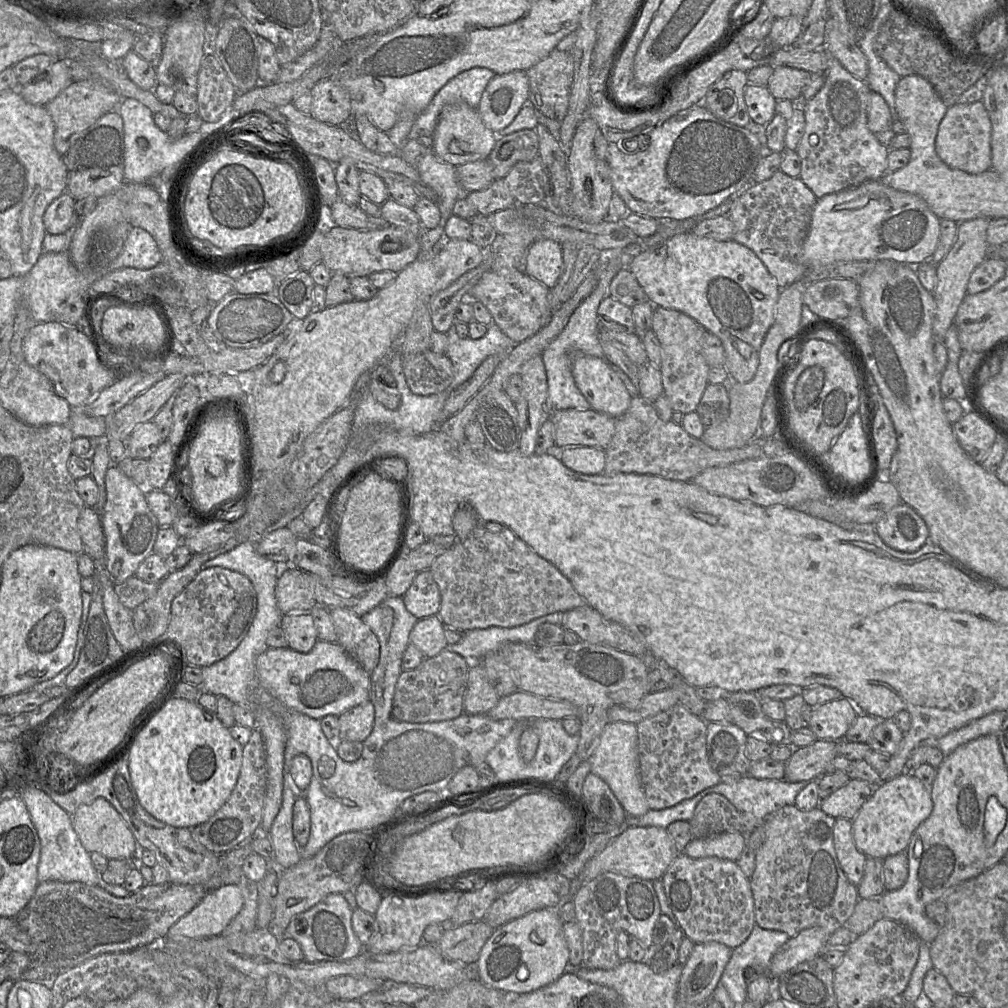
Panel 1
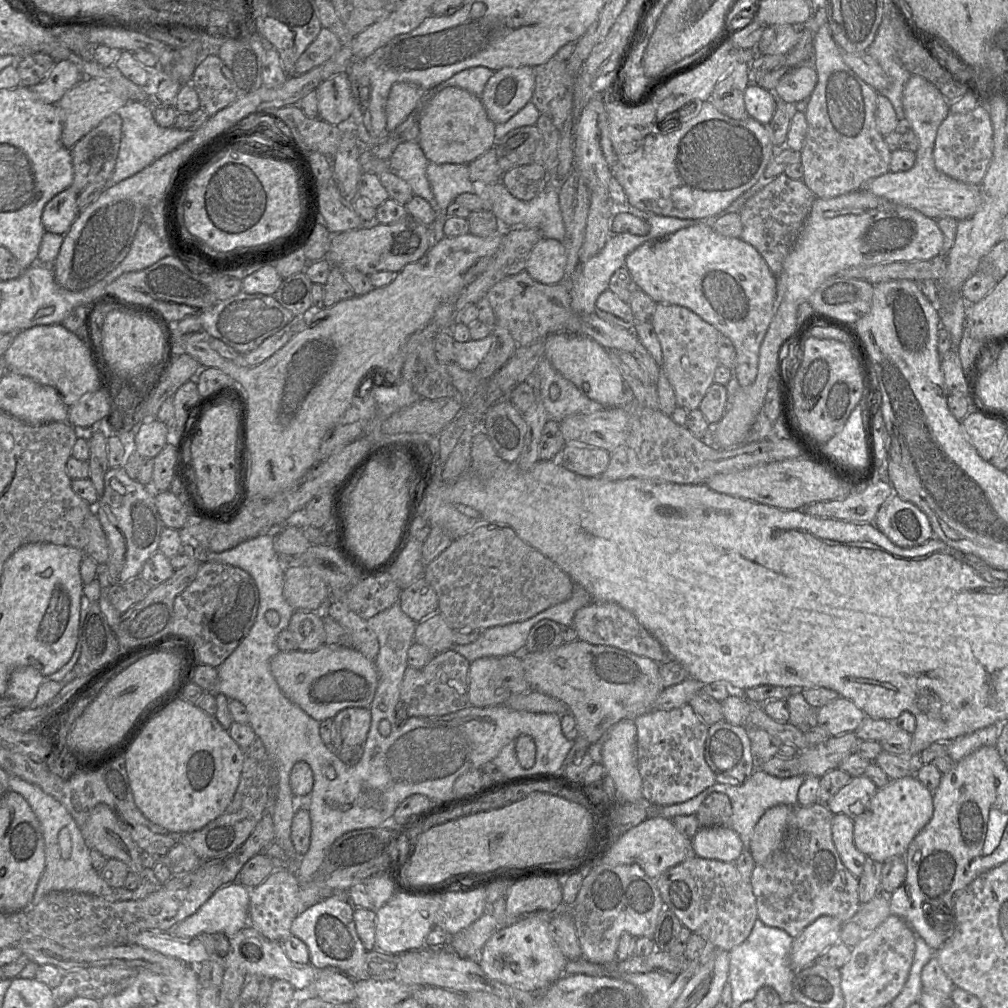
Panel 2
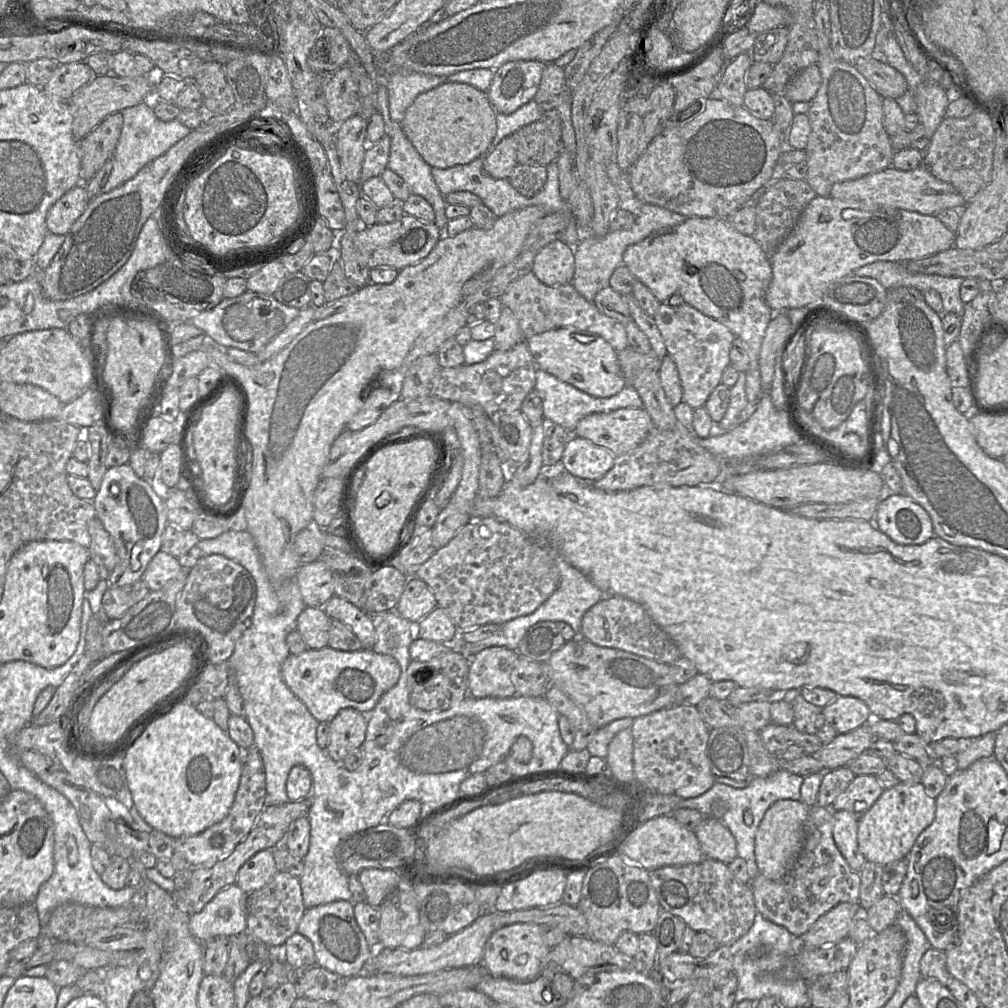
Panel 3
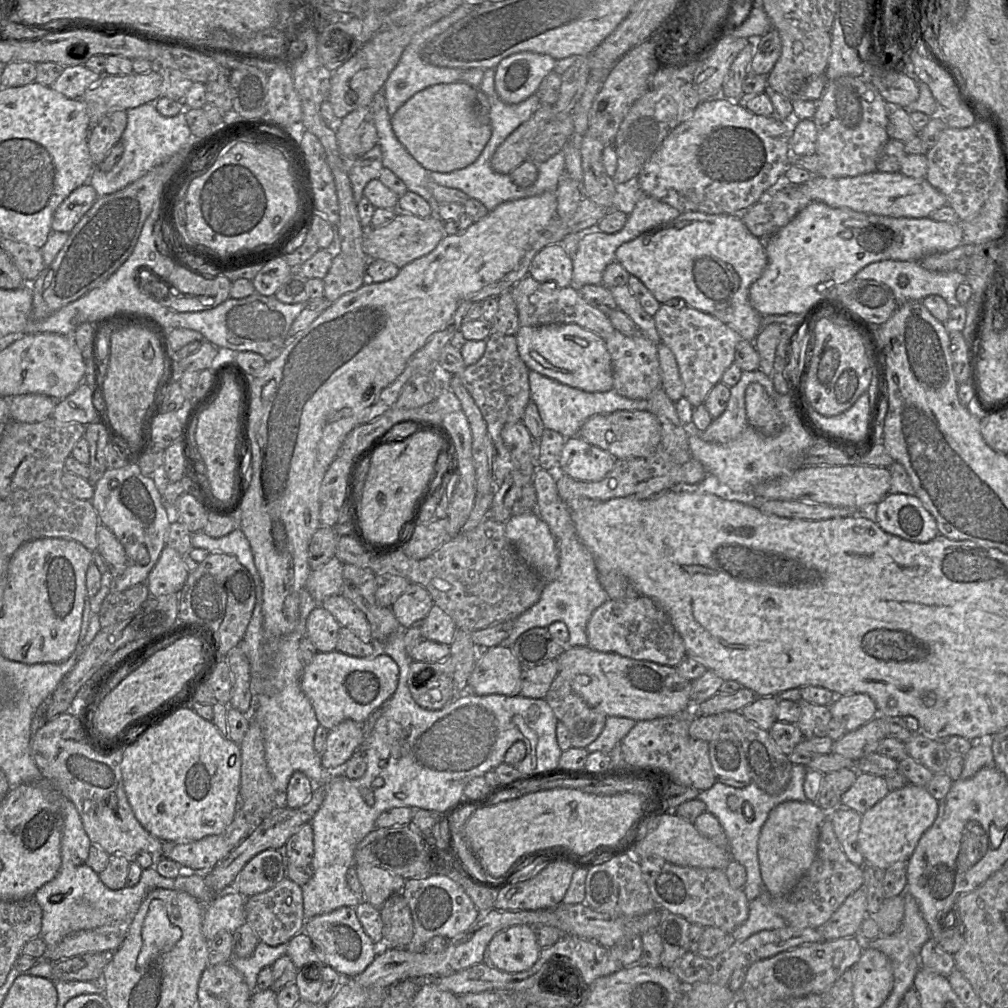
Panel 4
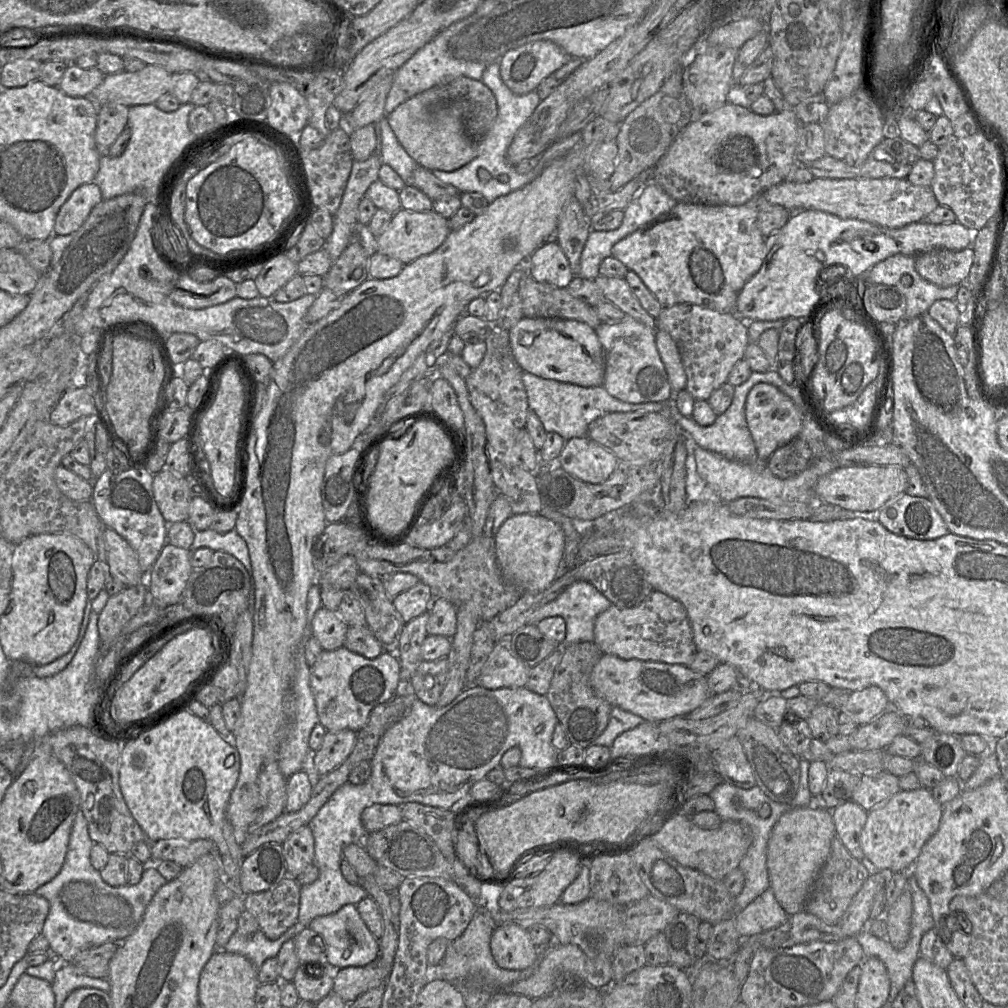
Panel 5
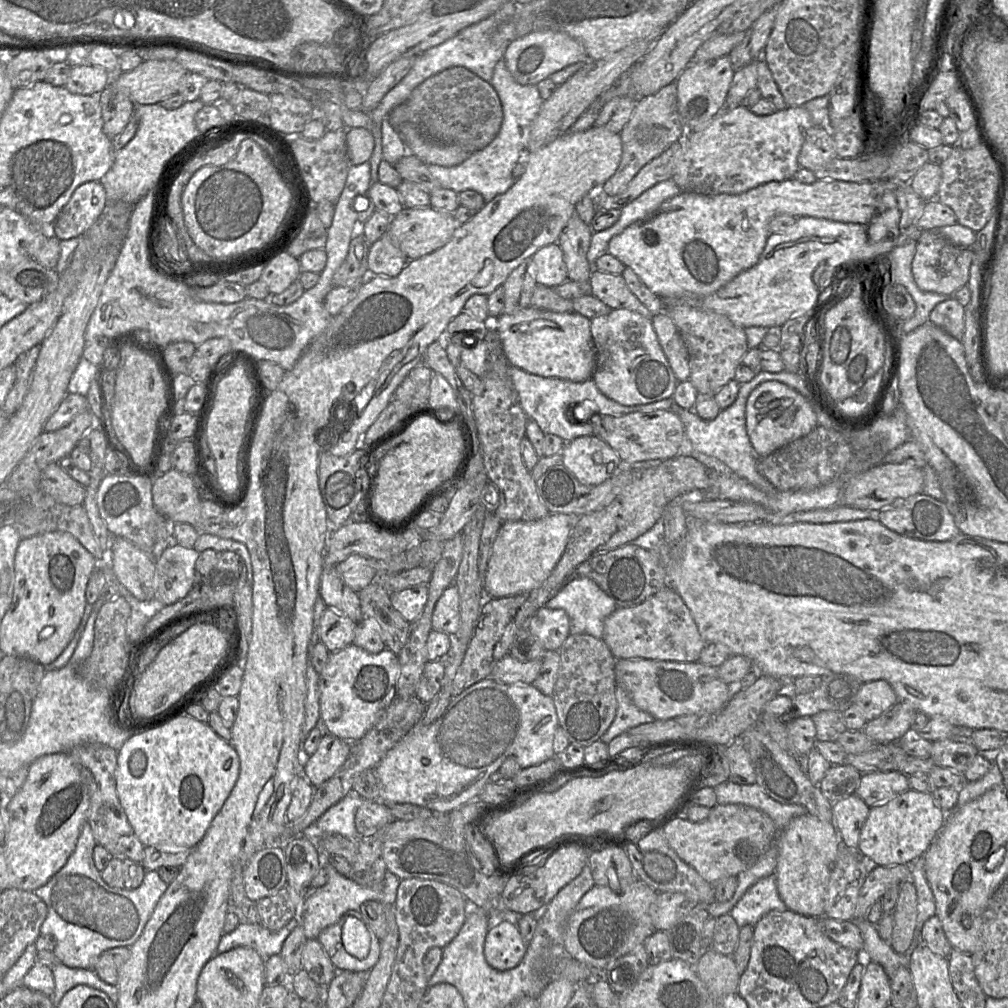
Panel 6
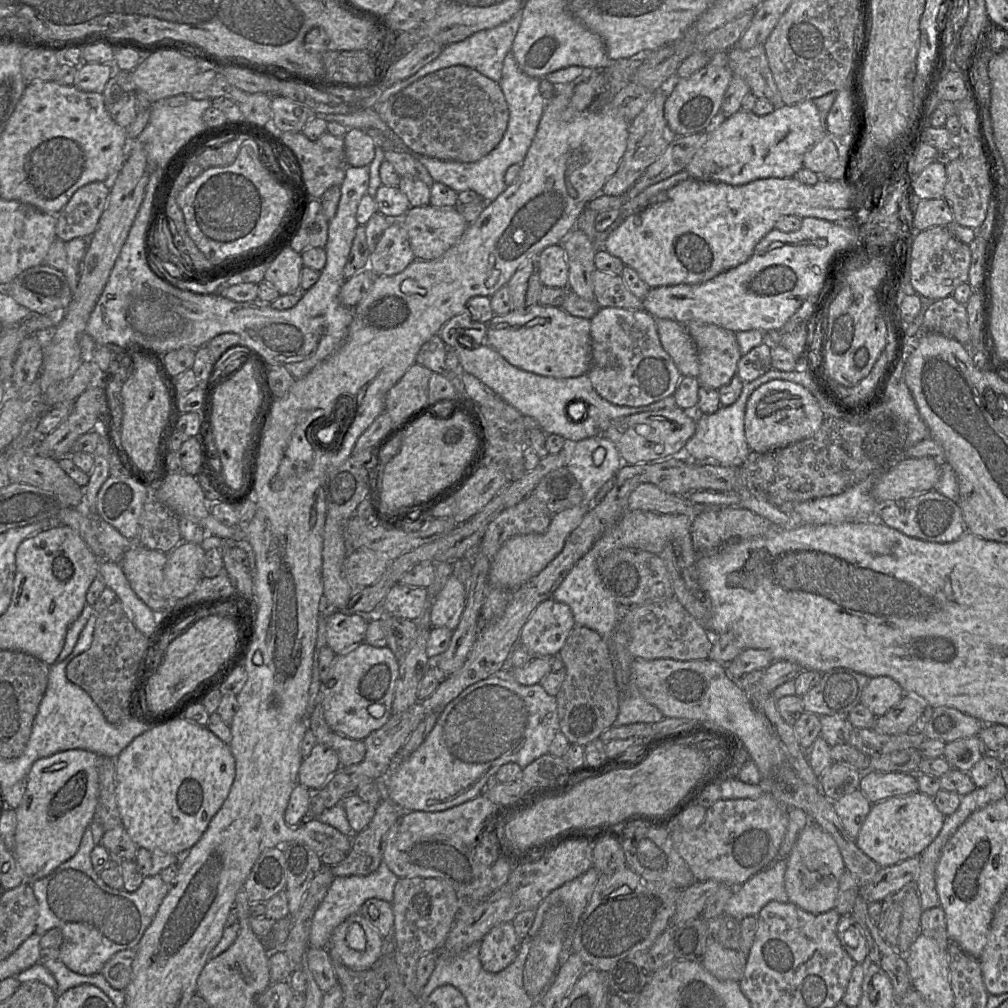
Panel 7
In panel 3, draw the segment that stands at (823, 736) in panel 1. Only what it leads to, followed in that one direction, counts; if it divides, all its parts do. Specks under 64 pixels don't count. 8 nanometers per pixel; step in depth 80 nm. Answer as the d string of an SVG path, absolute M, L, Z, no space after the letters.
M837 696L823 708L823 714L826 723L832 725L838 734L855 730L873 719L868 706L851 696Z

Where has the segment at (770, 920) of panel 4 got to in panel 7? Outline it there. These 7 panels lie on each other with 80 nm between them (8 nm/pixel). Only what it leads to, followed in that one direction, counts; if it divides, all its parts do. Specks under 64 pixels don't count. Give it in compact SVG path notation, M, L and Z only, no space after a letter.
M787 858L780 859L735 887L726 902L724 914L741 921L748 916L757 916L771 901L788 903L784 885L786 868Z

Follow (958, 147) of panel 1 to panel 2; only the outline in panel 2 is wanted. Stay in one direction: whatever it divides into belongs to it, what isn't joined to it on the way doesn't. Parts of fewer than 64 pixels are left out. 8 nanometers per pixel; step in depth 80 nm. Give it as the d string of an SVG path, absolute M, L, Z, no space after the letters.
M980 103L966 114L949 113L940 124L933 158L936 168L958 181L980 185L992 159L993 128L986 105Z

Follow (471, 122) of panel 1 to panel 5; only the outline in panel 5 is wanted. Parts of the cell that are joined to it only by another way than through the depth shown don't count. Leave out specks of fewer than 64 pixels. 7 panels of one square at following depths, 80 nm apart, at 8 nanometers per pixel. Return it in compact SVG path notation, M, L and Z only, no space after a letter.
M435 85L398 105L387 120L395 136L419 166L430 171L457 170L478 155L478 141L466 130L462 108L450 105L444 85Z

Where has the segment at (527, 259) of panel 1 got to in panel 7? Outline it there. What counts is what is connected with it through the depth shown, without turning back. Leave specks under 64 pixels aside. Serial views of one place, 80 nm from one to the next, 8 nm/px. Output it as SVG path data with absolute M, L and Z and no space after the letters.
M562 244L547 246L539 253L540 281L542 286L567 288L569 269Z

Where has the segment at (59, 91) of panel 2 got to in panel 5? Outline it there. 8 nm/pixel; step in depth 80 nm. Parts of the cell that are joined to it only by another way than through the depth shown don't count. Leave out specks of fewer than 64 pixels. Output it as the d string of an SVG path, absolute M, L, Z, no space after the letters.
M74 63L68 64L57 87L71 97L90 96L93 90L102 83L104 77L105 75L96 67L82 69Z

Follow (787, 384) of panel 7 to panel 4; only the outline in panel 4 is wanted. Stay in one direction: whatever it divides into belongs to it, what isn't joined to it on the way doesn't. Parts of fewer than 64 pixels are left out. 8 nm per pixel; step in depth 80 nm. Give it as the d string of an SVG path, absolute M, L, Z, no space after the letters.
M757 382L750 383L745 392L748 425L766 437L775 437L784 428L784 419L775 401Z

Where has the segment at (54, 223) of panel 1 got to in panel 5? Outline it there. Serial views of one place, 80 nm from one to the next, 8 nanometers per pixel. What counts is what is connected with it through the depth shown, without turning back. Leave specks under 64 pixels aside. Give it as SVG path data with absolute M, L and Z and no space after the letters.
M94 182L77 187L60 207L54 224L54 235L75 233L91 210L102 201L101 191Z

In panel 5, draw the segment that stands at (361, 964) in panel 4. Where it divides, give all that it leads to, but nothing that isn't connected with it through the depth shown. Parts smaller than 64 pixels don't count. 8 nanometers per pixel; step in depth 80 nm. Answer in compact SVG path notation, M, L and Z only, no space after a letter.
M346 904L333 914L316 917L308 928L322 939L327 960L337 969L363 967L379 957L379 940L373 936L362 920L356 905Z

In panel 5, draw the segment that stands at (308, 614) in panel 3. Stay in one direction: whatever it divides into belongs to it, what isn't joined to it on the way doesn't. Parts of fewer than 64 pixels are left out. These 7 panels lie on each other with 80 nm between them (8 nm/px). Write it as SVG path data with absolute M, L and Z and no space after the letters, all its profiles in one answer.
M321 607L314 614L311 634L324 651L343 647L349 626L334 612Z

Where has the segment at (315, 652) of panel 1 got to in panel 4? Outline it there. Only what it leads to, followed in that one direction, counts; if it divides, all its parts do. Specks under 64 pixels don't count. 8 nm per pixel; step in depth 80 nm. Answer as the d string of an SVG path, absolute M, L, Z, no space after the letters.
M334 650L318 652L313 660L304 666L300 686L309 699L319 724L331 730L344 720L363 724L393 695L398 681L399 667L386 654L359 658Z

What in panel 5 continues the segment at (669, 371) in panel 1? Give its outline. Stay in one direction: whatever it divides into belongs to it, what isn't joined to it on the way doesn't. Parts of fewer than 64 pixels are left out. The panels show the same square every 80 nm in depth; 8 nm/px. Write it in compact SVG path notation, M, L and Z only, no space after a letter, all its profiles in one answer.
M679 303L664 307L656 318L657 328L670 334L675 341L687 376L686 389L695 400L708 400L711 394L727 382L734 365L741 359L749 344L747 321L737 314L721 313L699 305Z

